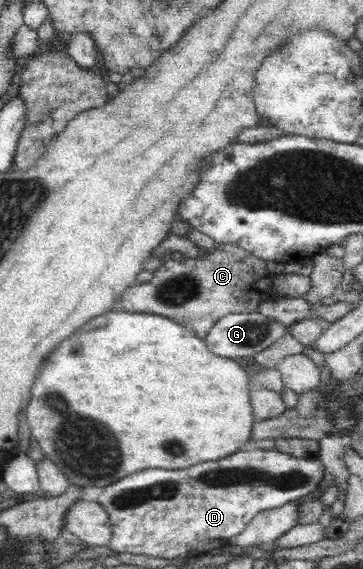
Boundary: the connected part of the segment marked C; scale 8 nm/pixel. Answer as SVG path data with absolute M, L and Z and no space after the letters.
M221 245L217 248L207 248L205 258L187 258L184 262L174 261L169 257L153 272L151 280L143 284L134 283L128 287L119 298L121 310L130 313L158 314L169 317L181 326L190 328L199 338L204 339L211 327L226 314L258 312L259 305L269 299L278 298L274 291L274 278L267 270L265 261L255 258L245 250L235 245Z

